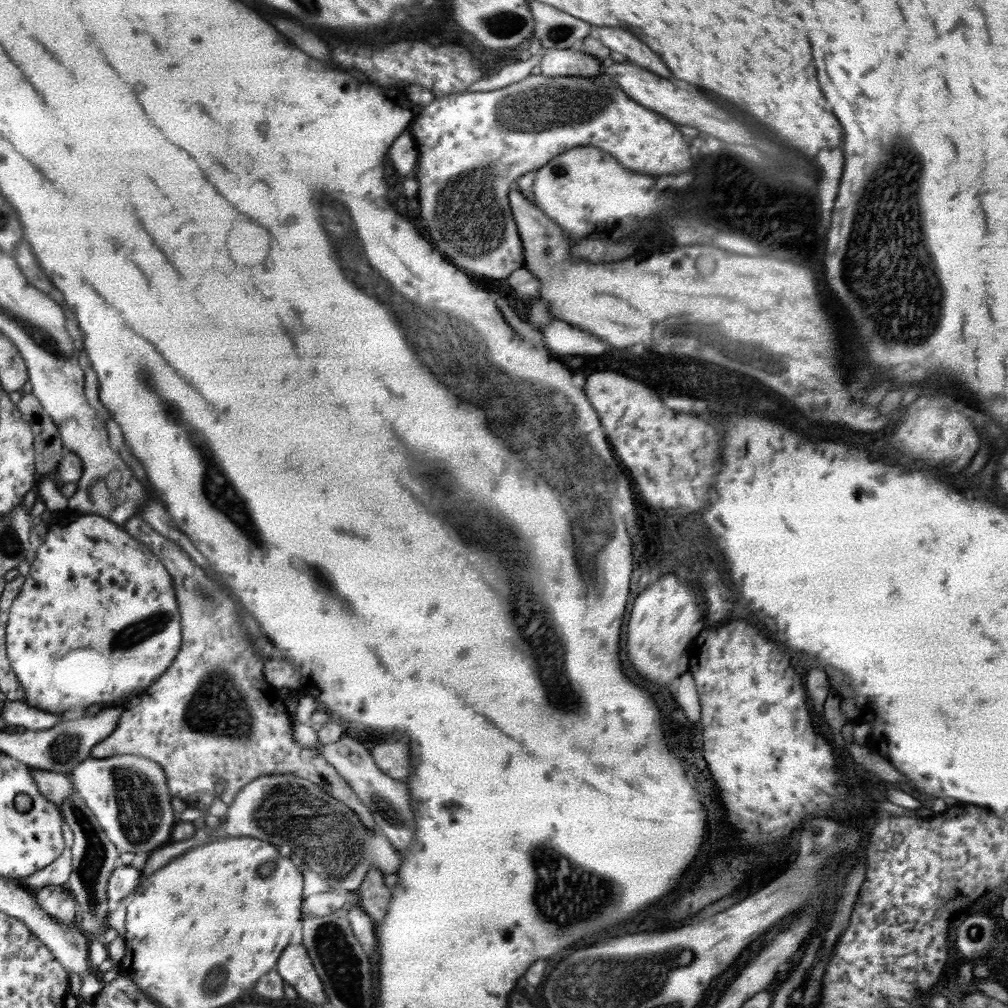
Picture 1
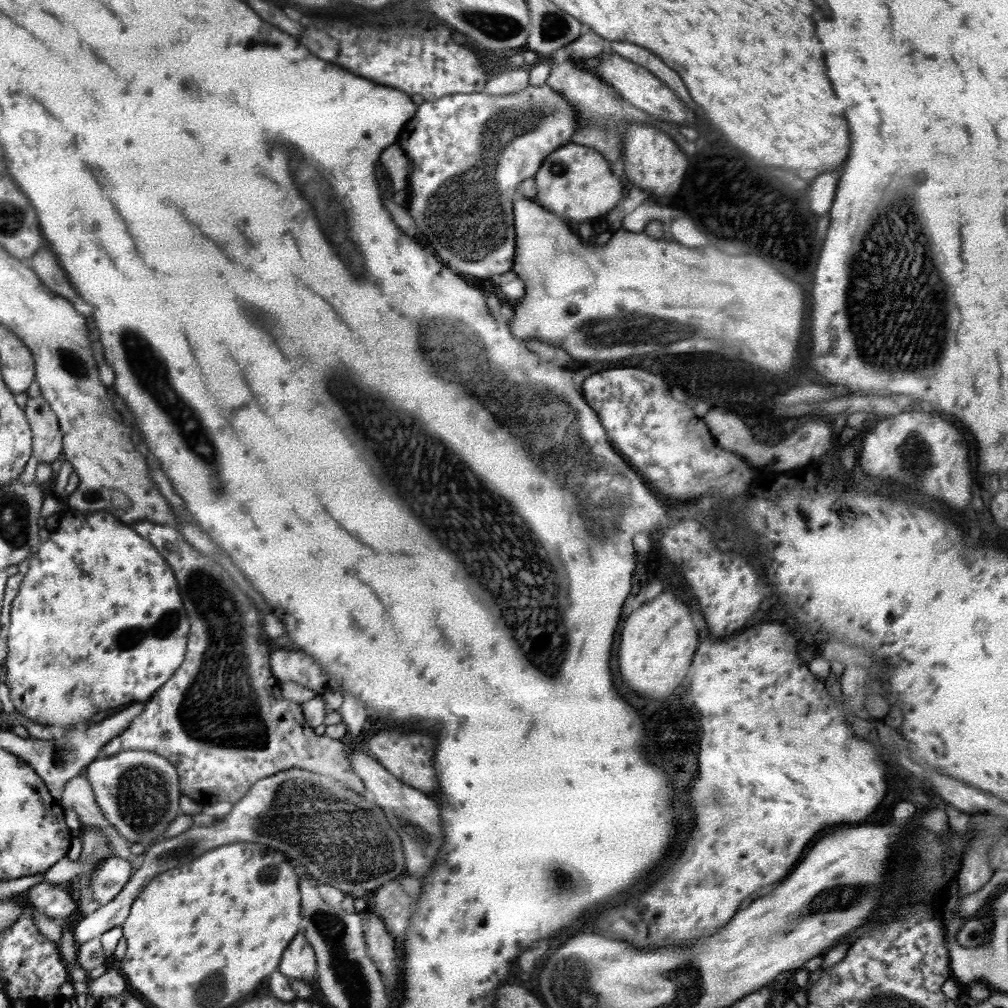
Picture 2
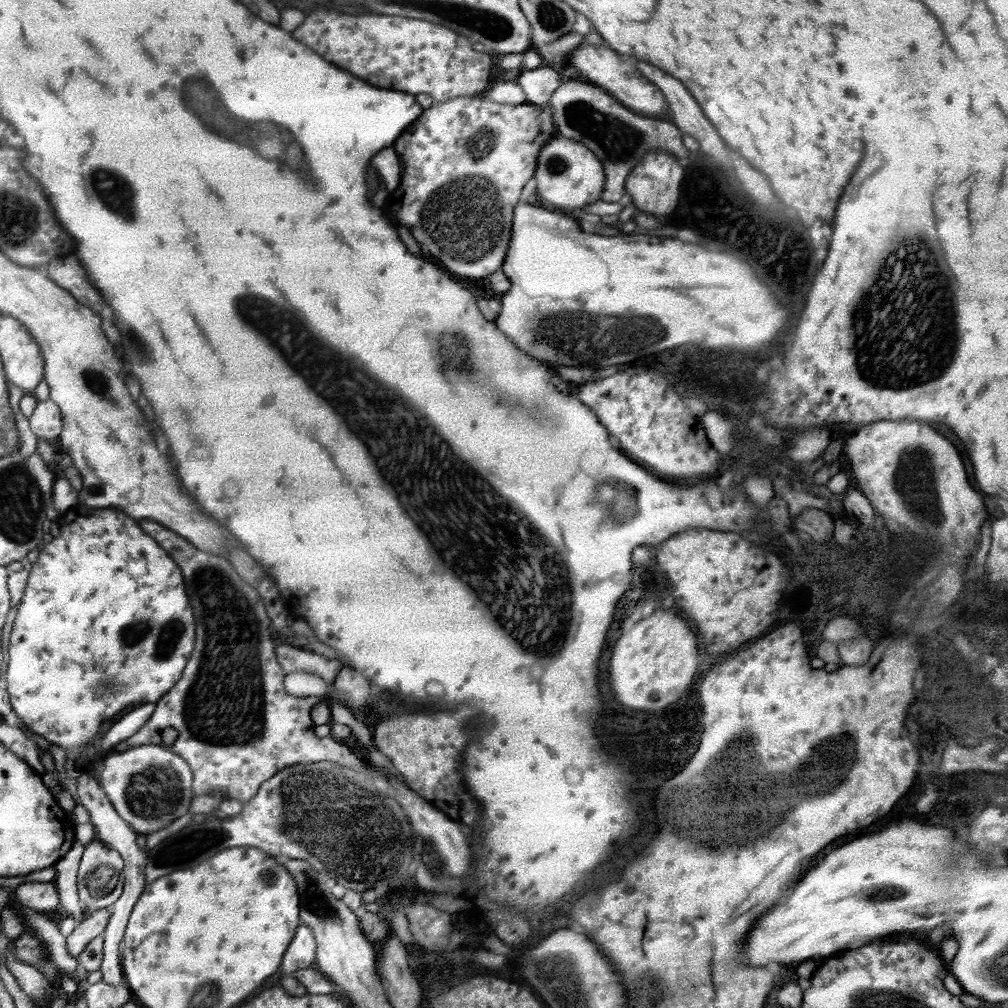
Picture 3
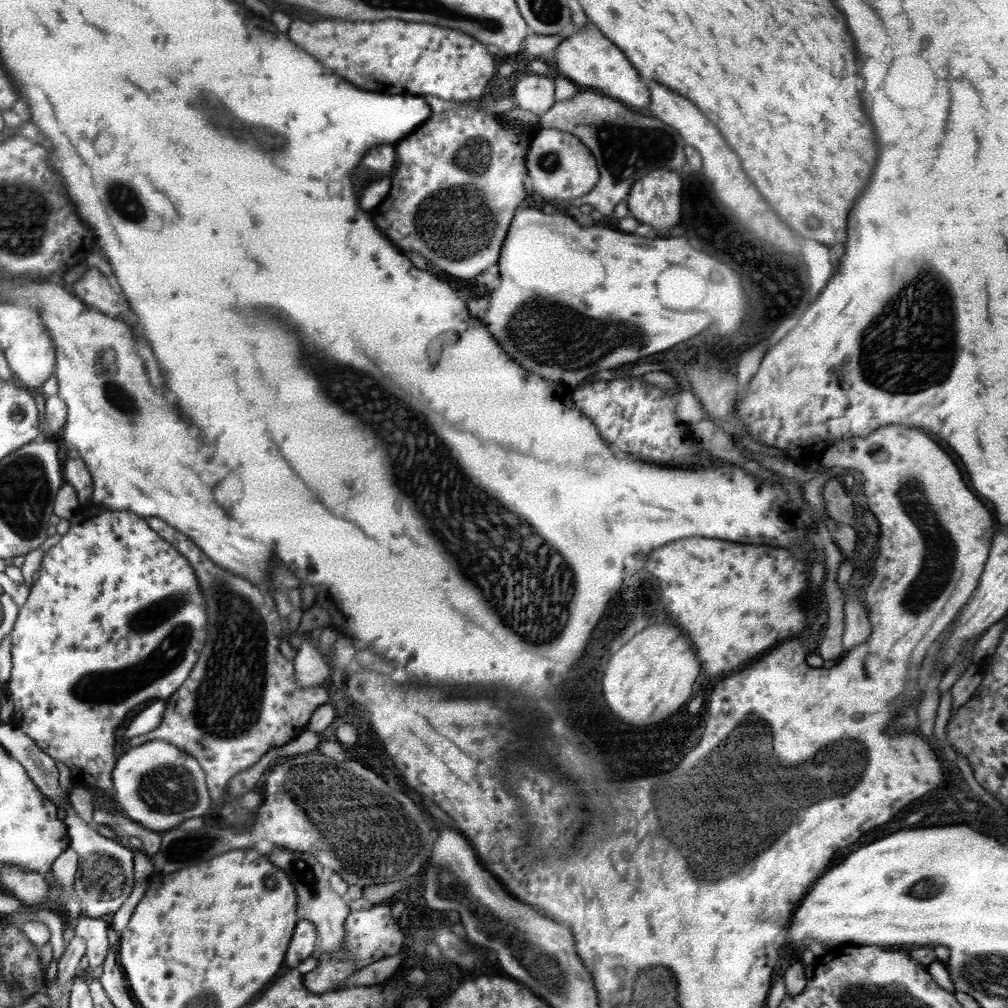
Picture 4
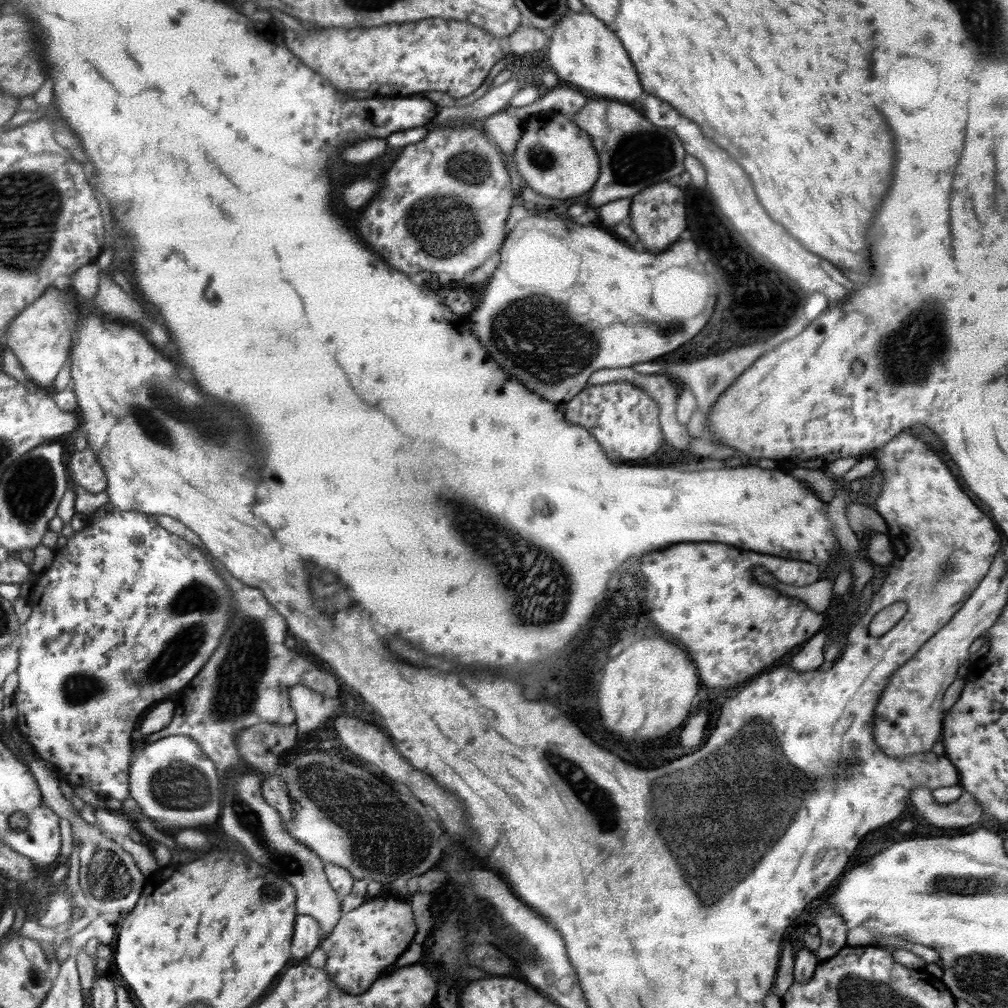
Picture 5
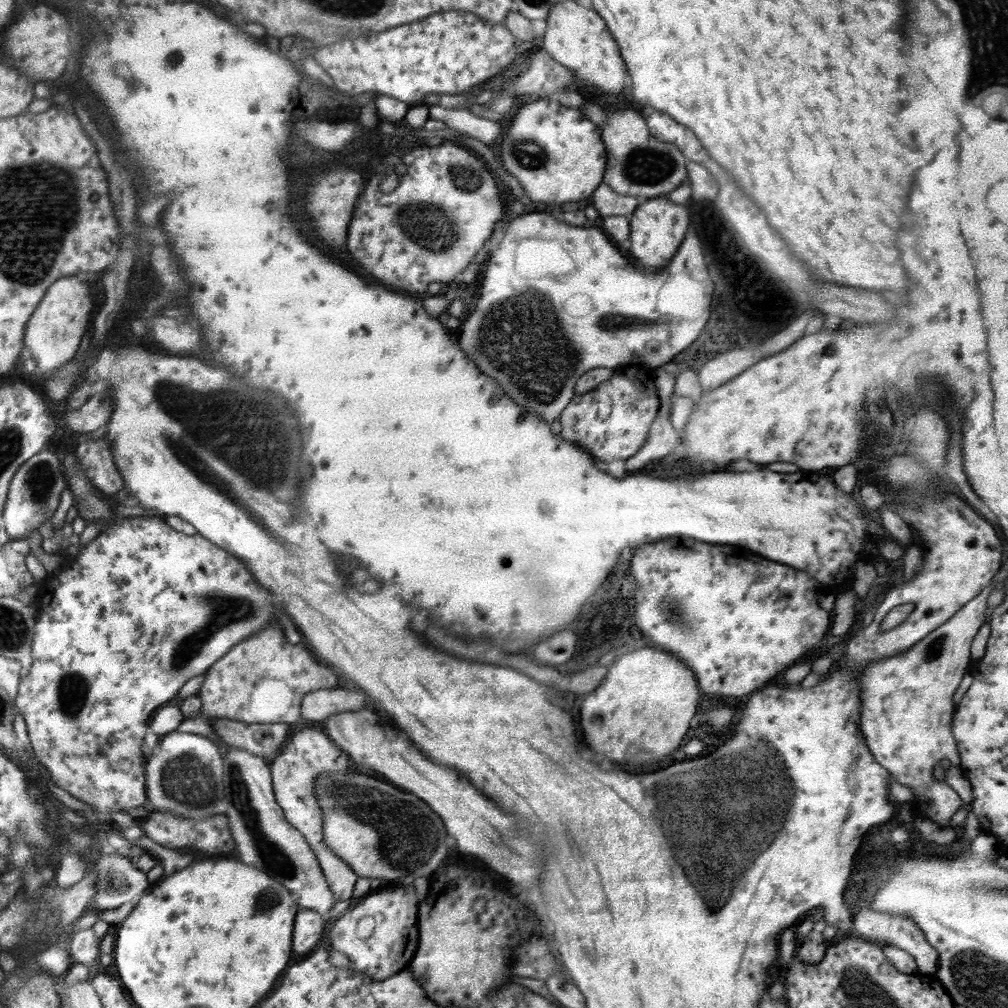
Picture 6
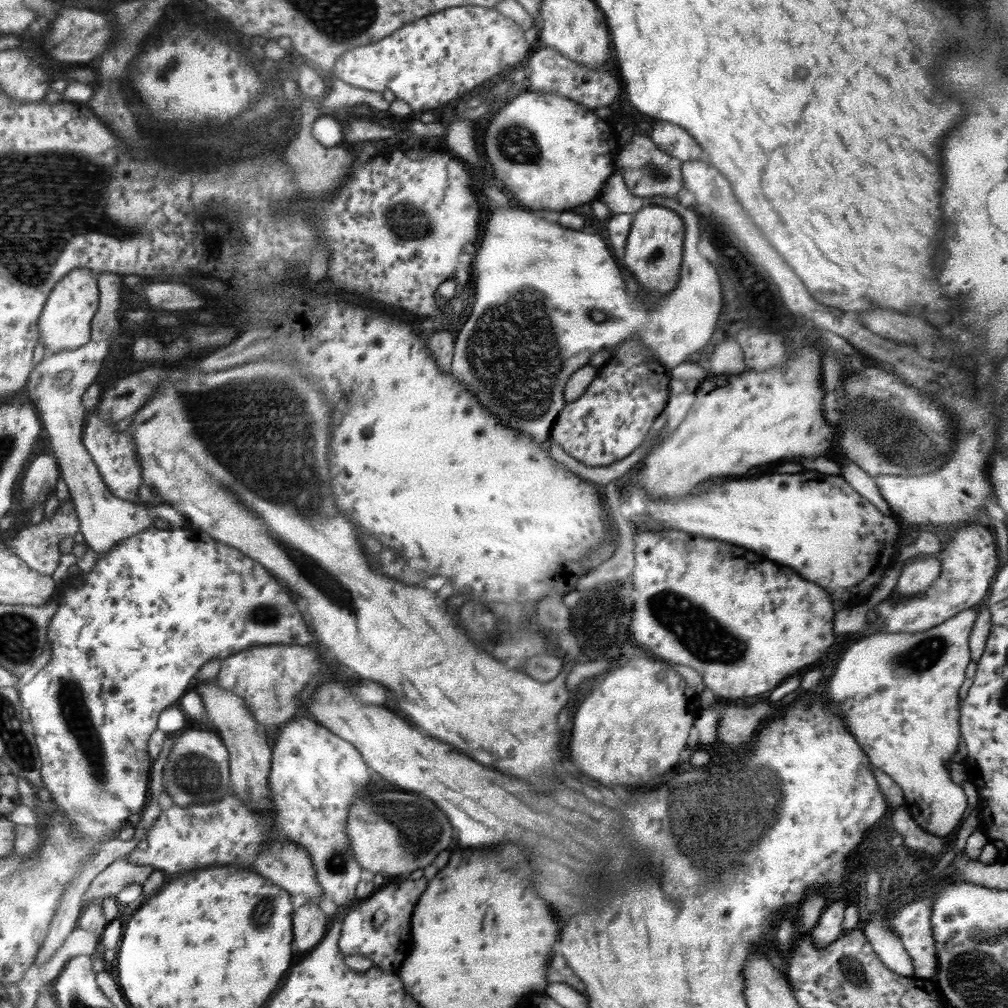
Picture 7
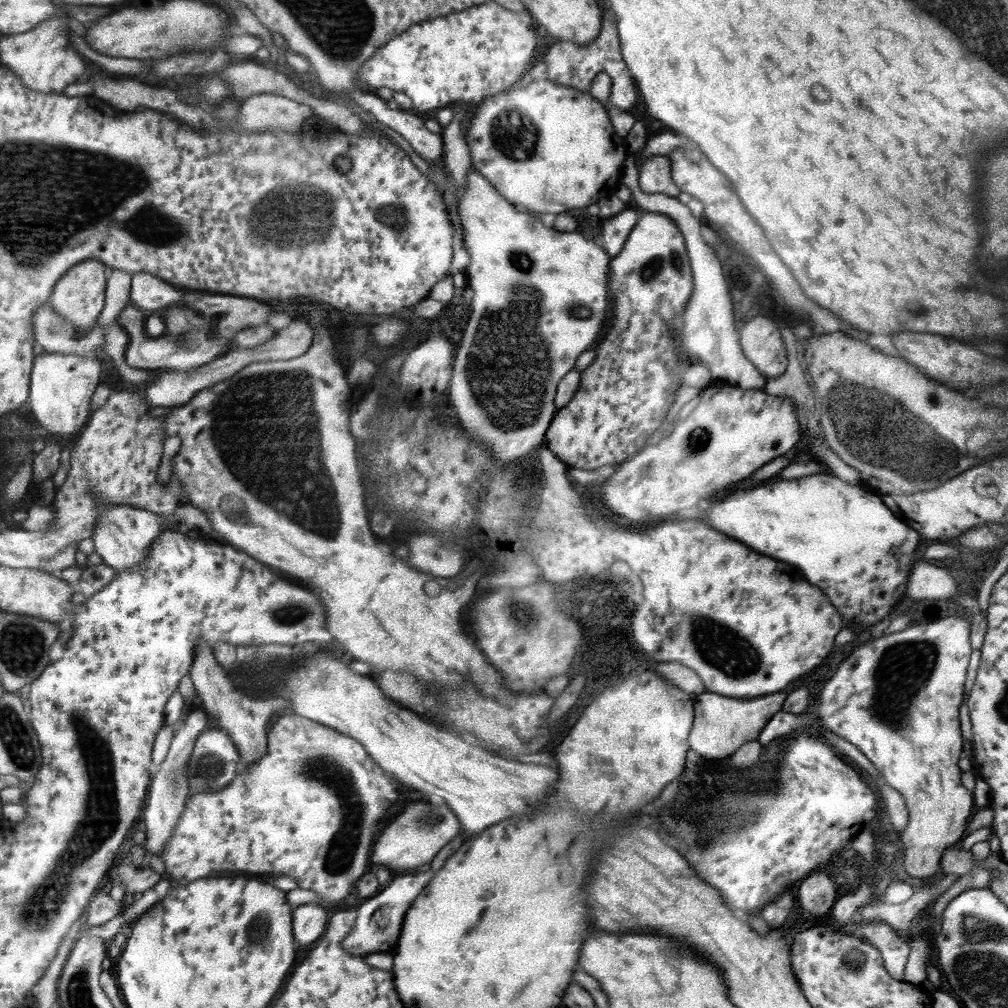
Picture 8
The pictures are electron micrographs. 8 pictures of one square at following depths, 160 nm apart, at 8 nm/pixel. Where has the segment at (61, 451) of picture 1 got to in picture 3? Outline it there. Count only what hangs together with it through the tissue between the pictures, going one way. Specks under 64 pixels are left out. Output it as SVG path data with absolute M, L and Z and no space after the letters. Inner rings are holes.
M52 400L37 401L34 412L28 417L30 430L37 438L50 440L57 438L62 431L62 415L59 406Z

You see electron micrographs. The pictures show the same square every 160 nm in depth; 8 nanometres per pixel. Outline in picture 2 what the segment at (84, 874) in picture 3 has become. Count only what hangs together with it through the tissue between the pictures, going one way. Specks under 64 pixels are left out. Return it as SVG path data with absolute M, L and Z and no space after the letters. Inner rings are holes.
M110 855L99 862L96 870L91 874L87 884L89 896L97 906L104 906L110 902L129 882L132 874L130 862Z

